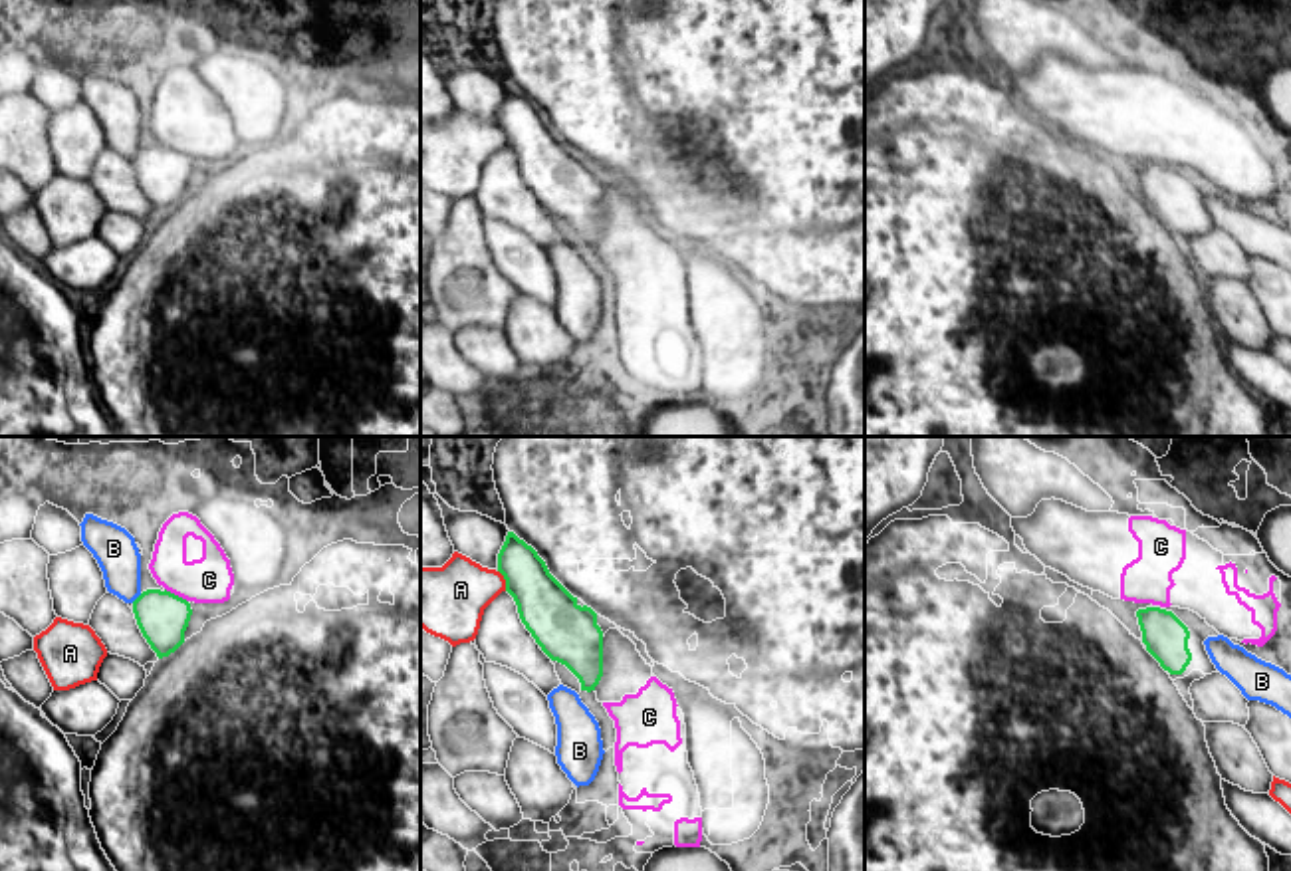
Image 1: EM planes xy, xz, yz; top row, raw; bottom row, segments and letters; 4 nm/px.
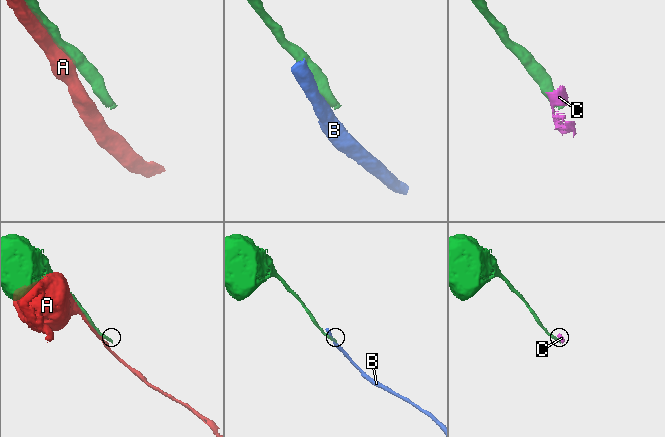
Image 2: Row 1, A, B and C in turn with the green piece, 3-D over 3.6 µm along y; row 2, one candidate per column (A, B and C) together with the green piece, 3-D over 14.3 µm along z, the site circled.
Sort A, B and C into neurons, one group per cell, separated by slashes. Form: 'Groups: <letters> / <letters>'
Groups: A / B / C

